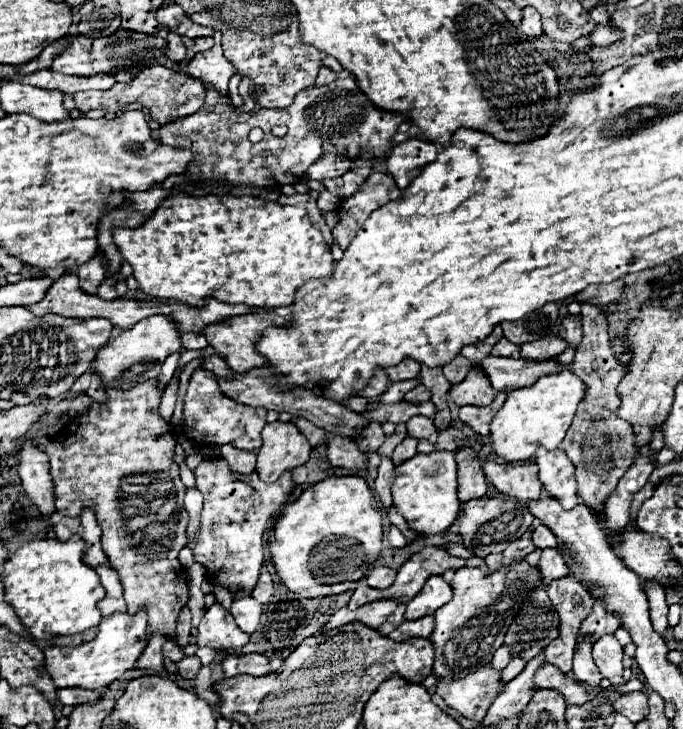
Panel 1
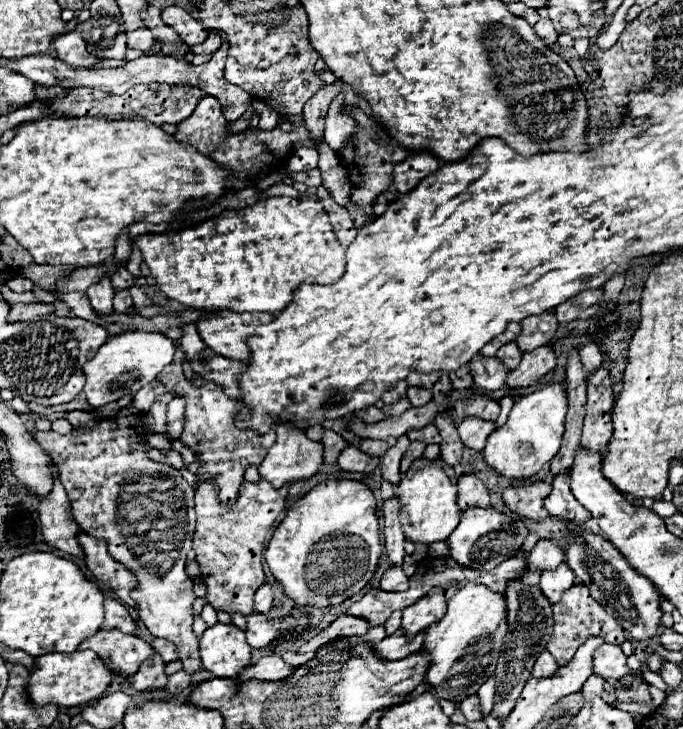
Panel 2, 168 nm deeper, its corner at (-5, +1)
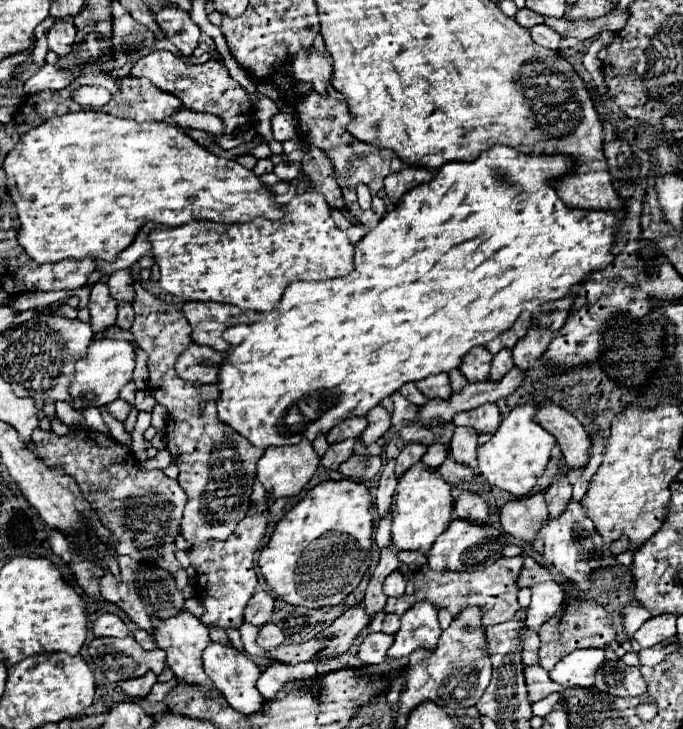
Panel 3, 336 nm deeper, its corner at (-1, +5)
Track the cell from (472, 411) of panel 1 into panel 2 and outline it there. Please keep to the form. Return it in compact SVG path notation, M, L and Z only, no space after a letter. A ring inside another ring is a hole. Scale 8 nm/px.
M464 419L458 425L458 435L464 447L472 451L482 451L486 445L488 435L494 431L494 423L482 421L482 419Z

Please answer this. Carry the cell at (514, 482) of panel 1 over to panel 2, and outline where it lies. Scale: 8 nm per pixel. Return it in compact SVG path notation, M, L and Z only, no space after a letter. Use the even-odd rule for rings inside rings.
M546 481L532 483L528 487L516 487L516 489L506 489L502 499L506 507L516 513L520 519L532 519L532 521L542 521L548 517L548 511L544 511L544 499L550 495L552 485Z

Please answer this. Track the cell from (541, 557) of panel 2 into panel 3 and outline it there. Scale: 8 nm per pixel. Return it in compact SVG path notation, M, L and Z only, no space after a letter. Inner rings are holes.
M526 557L524 567L520 571L520 577L518 577L520 587L532 587L540 581L550 581L550 579L552 579L552 573L544 565L536 563L532 557Z

